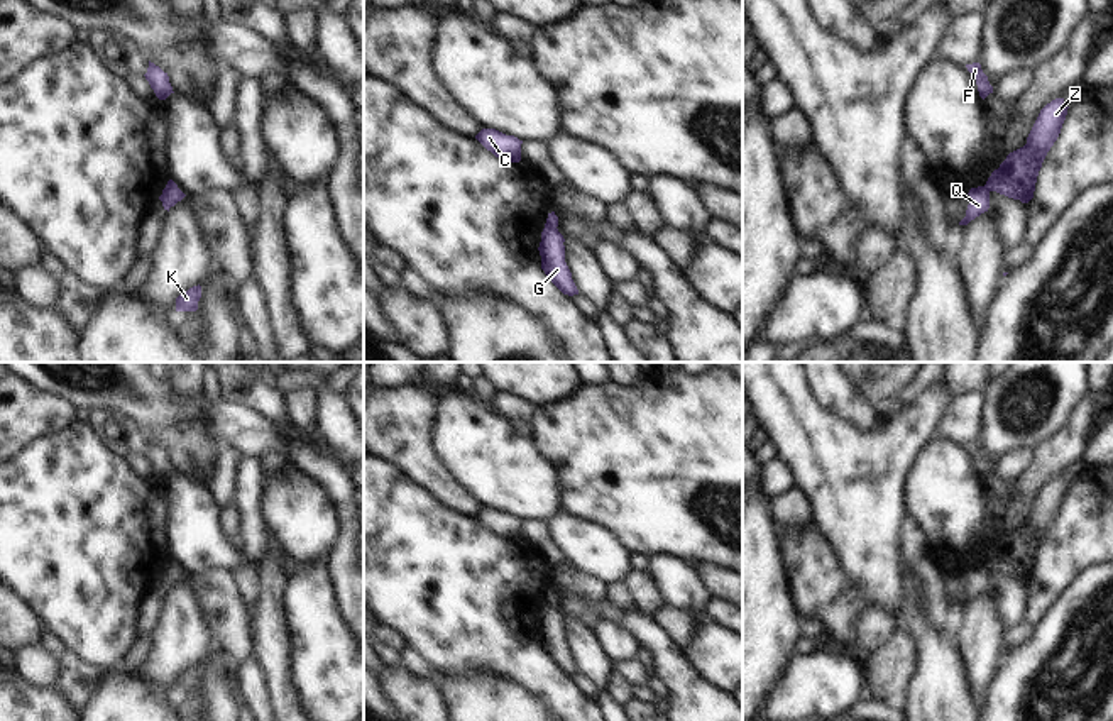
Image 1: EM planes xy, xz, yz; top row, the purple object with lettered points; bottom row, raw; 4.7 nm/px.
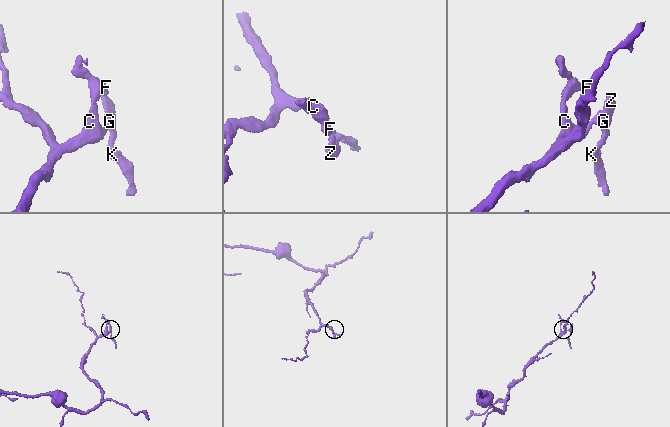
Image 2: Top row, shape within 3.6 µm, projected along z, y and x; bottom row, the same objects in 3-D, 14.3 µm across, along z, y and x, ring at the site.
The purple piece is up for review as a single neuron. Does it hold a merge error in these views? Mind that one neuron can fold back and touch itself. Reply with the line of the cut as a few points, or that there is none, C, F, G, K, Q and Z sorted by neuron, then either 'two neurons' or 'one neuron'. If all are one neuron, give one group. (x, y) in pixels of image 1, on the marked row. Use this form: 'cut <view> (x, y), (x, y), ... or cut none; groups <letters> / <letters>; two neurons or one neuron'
cut xz (545, 227), (555, 229); groups C F Q / G K Z; two neurons

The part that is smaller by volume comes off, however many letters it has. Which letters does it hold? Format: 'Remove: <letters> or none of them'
Remove: G, K, Z

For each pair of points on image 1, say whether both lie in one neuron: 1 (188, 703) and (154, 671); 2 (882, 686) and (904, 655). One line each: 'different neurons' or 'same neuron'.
1: different neurons
2: same neuron

